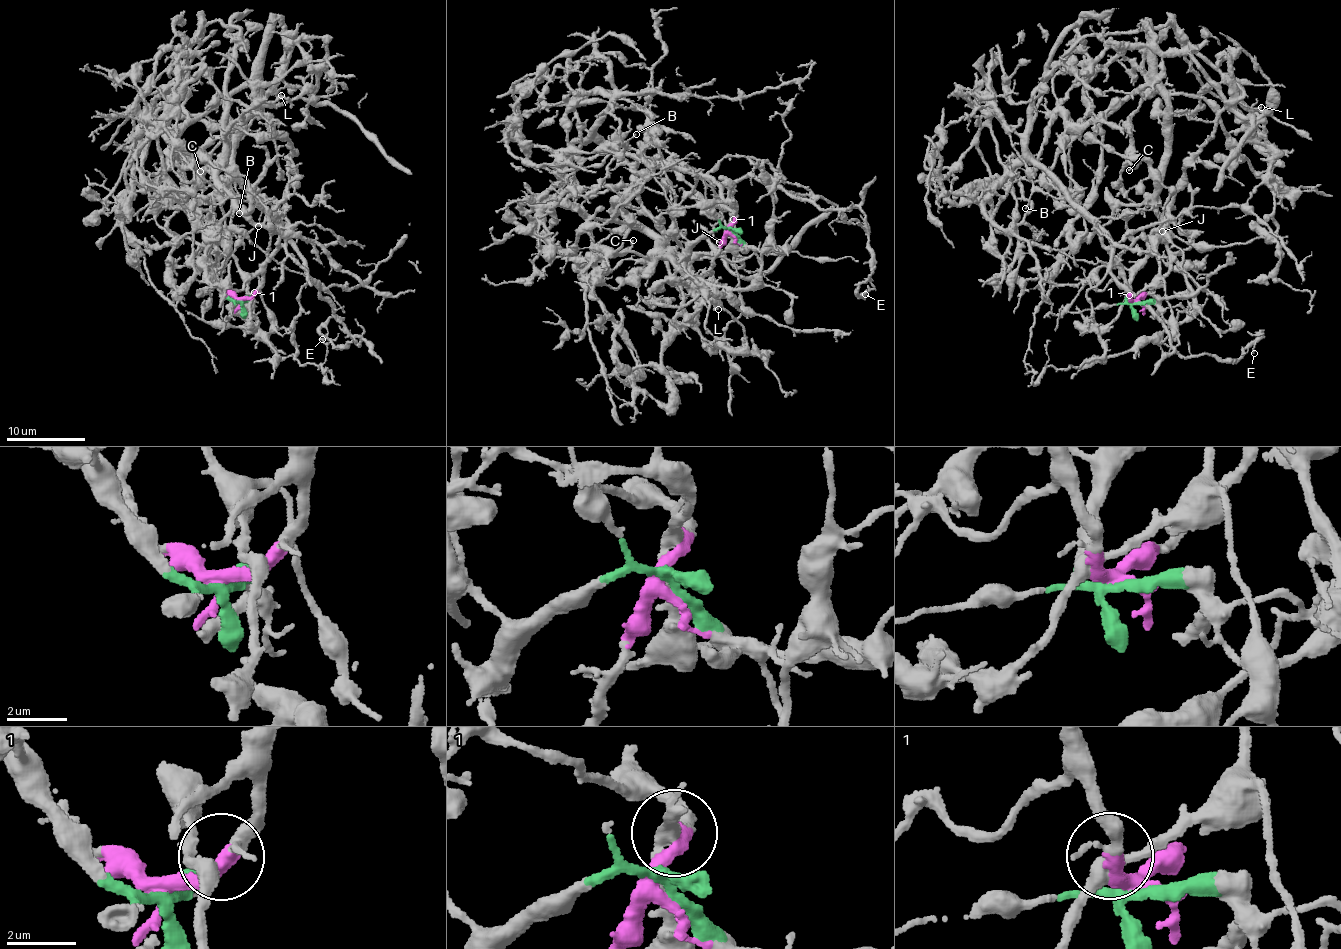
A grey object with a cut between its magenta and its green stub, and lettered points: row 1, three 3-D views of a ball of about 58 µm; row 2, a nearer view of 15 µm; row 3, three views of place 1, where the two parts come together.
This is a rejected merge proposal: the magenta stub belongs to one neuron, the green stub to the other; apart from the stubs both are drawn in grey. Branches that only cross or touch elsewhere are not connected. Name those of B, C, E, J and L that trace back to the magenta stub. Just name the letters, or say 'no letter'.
E, J

